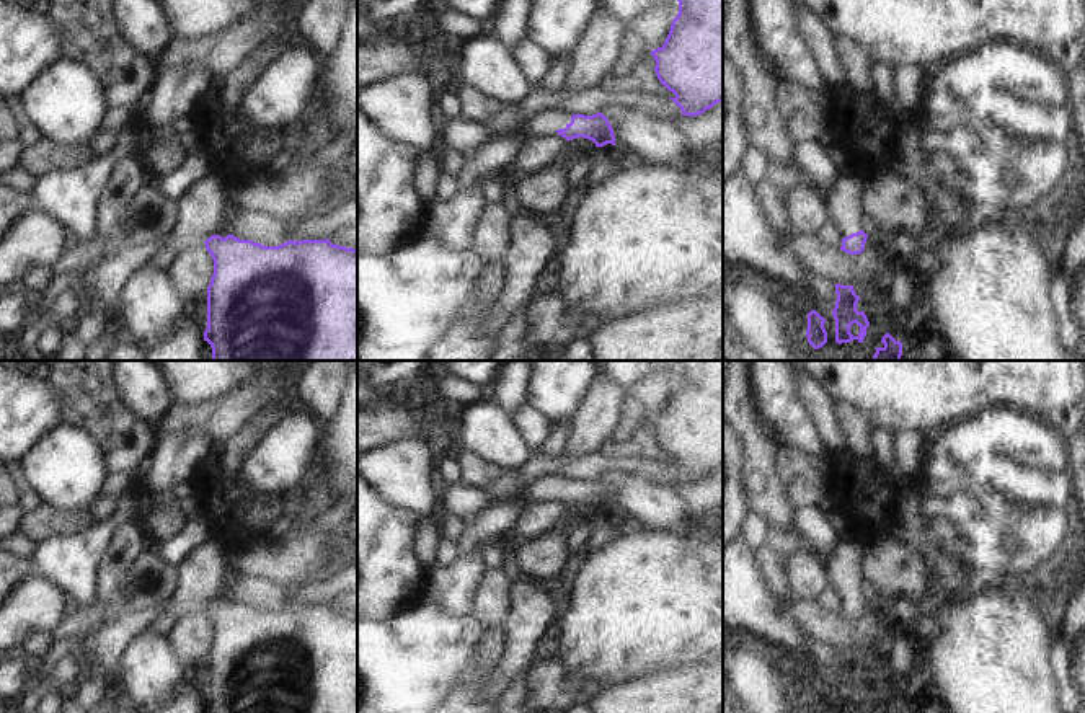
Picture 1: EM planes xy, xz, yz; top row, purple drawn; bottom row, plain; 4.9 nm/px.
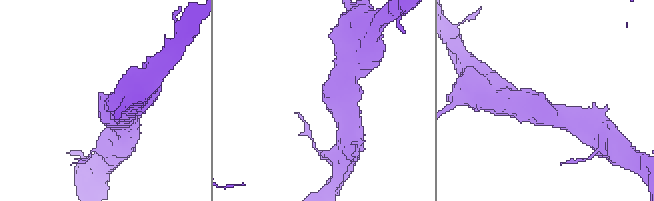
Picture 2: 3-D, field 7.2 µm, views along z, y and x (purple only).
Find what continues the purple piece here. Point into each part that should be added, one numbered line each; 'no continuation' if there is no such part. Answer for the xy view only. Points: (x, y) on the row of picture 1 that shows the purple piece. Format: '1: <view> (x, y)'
1: xy (201, 211)

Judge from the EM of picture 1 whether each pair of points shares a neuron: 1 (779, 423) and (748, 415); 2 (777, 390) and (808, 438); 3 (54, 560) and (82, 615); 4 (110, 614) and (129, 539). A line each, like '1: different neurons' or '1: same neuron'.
1: different neurons
2: same neuron
3: different neurons
4: same neuron

